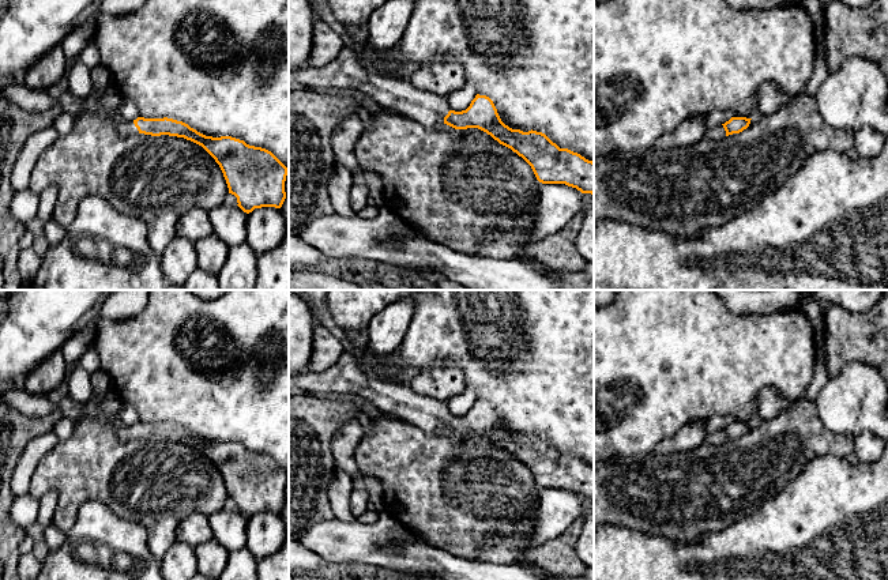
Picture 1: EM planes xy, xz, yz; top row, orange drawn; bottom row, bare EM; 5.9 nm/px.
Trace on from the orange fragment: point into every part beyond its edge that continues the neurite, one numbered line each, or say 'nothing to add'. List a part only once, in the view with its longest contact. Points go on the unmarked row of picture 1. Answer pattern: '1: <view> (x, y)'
1: xz (346, 376)

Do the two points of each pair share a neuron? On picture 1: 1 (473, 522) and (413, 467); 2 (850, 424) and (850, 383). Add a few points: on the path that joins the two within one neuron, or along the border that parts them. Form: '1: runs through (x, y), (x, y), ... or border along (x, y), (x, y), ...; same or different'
1: runs through (458, 509), (447, 498), (441, 498), (428, 482); same
2: runs through (850, 414), (850, 392); same

